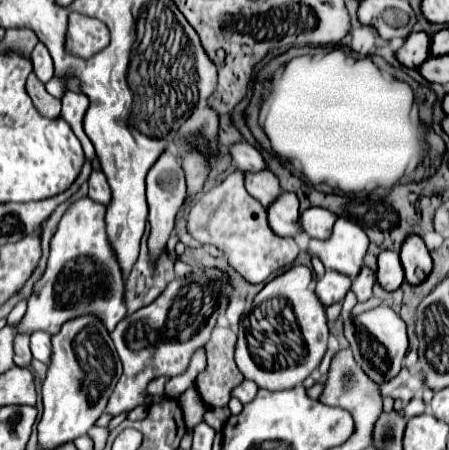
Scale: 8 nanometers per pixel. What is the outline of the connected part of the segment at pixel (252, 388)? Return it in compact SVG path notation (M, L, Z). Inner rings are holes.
M243 381L239 387L235 387L233 389L233 397L237 397L241 403L249 403L255 395L257 395L257 383L253 383L253 381Z

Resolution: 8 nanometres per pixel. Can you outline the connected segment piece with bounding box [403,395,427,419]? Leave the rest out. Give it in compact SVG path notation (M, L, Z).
M417 395L417 397L413 397L413 399L405 405L403 413L405 413L405 417L407 417L407 419L411 419L411 417L415 417L415 415L421 415L425 409L427 409L427 407L425 407L423 399Z

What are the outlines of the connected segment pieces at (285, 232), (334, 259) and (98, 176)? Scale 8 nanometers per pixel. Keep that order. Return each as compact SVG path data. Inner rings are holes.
M283 193L269 209L269 225L279 237L295 237L301 233L299 199L293 193Z
M343 217L335 221L333 235L329 239L311 239L307 247L309 255L316 255L323 261L325 269L333 269L349 277L355 277L361 271L367 249L369 237L365 231Z
M93 169L91 177L89 177L89 197L97 203L103 203L103 205L111 203L111 189L109 189L107 179L101 171Z

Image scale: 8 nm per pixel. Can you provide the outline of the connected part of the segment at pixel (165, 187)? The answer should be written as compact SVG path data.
M165 151L147 175L147 203L149 203L149 225L151 225L147 247L149 247L151 263L157 261L157 255L161 255L161 251L167 251L167 239L169 239L169 233L173 231L175 213L185 199L185 191L187 191L185 173L181 171L177 157L173 153Z

